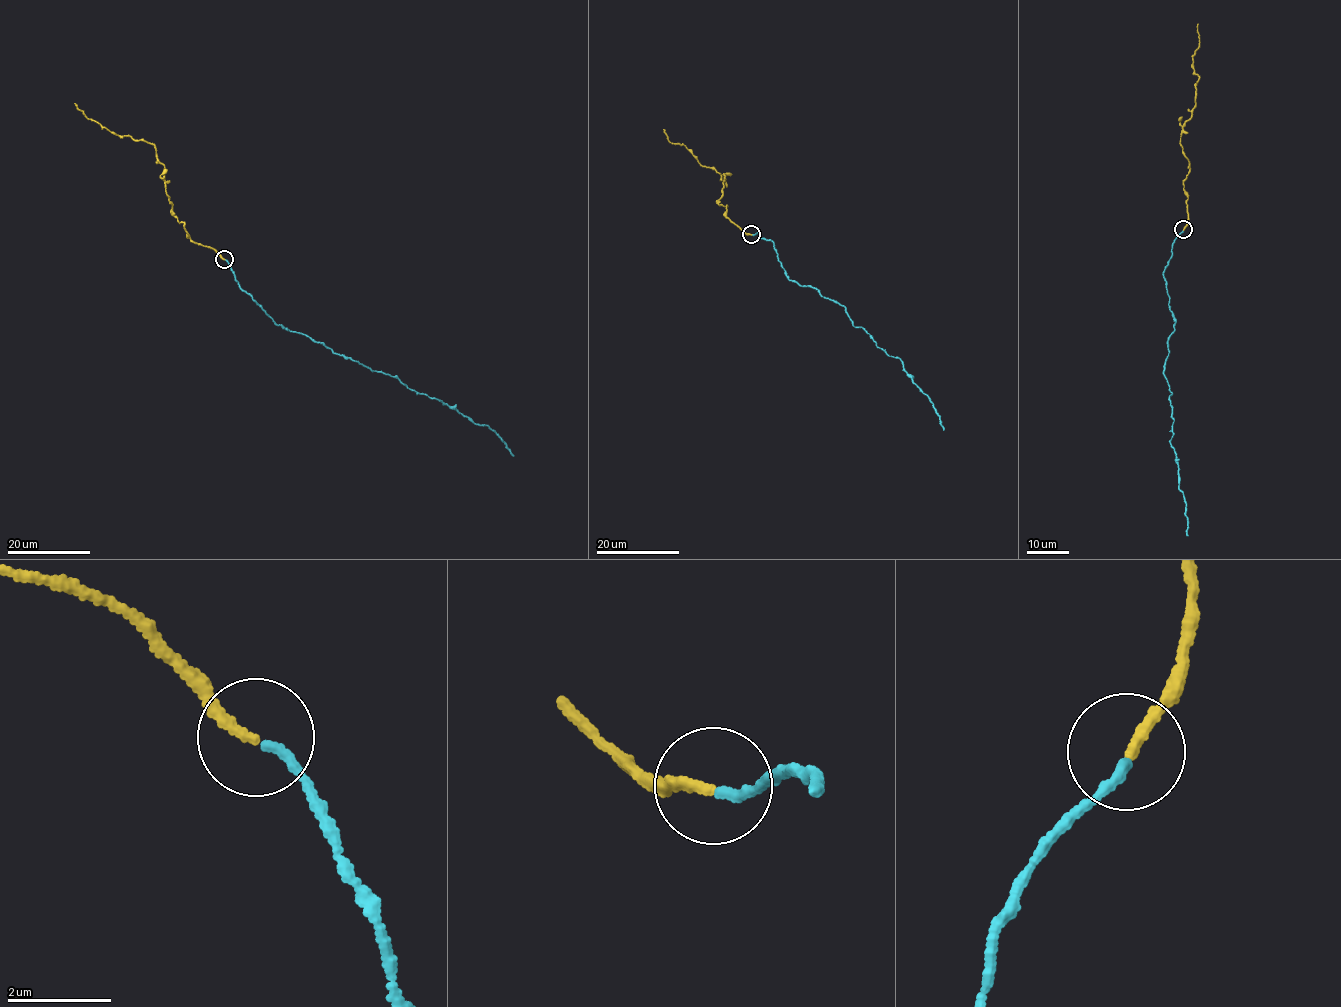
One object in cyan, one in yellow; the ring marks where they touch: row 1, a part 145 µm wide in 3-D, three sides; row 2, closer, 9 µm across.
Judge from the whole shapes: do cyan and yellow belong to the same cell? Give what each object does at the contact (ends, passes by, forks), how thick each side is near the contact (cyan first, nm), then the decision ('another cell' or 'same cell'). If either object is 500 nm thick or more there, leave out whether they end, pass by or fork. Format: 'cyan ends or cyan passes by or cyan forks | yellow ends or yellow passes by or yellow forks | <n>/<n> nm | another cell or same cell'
cyan ends | yellow ends | 190/180 nm | same cell

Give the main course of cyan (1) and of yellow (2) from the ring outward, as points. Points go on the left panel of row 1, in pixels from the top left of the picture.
1: (224, 259), (239, 285), (273, 322), (397, 378), (488, 426), (514, 456)
2: (224, 259), (192, 242), (173, 214), (164, 166), (153, 144), (110, 132), (75, 103)

